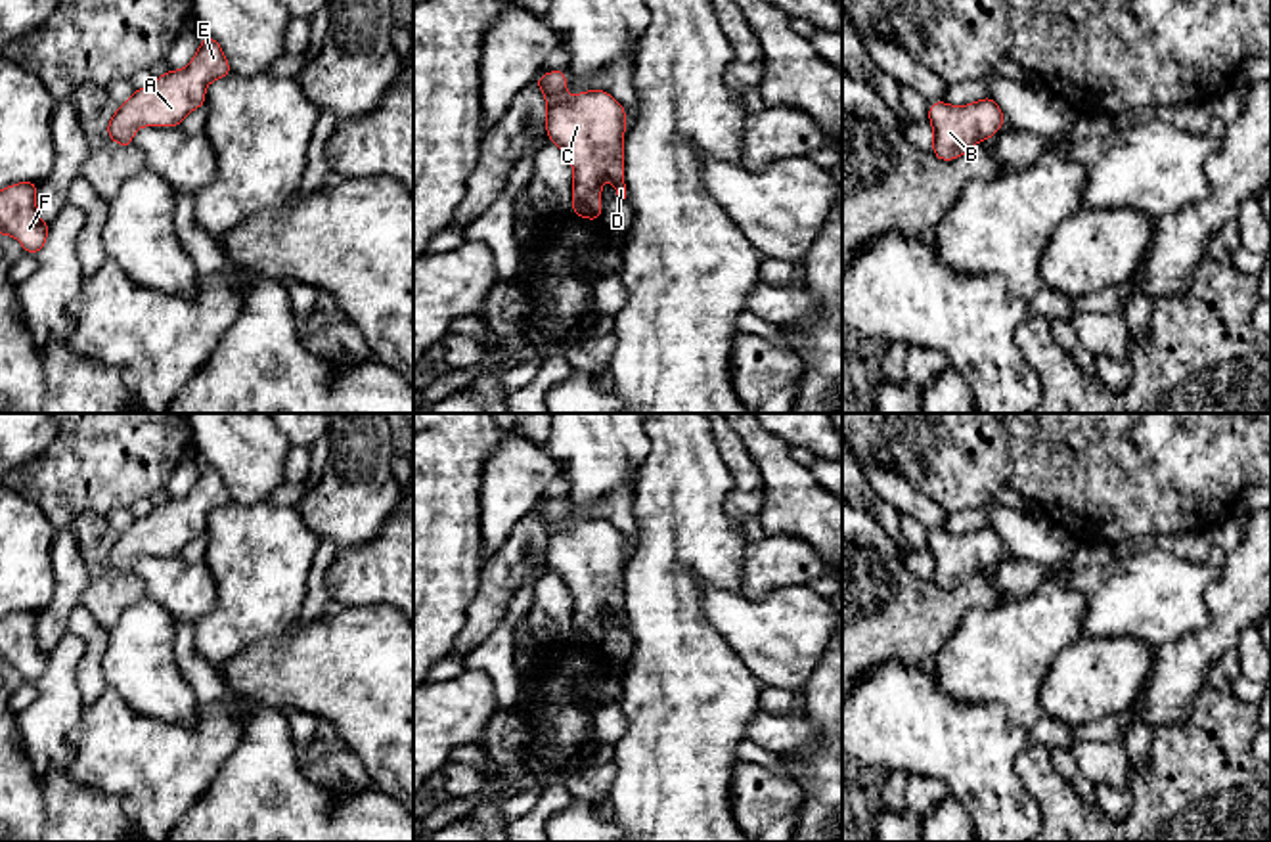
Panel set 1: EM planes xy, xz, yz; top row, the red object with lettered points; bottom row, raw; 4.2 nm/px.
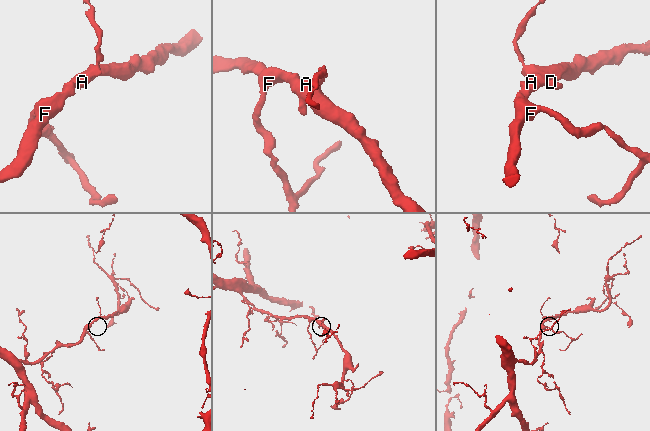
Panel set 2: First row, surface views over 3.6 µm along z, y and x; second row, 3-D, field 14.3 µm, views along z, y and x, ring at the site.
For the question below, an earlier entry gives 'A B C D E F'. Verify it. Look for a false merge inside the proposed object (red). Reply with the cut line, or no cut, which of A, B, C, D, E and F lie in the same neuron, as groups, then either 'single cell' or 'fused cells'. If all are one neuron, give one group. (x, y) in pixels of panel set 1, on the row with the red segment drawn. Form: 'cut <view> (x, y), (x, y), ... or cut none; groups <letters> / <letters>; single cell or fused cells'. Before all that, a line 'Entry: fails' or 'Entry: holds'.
Entry: holds
cut none; groups A B C D E F; single cell

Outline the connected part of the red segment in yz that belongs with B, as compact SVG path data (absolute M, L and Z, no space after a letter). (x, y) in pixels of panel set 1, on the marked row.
M992 96L963 107L936 101L928 105L928 119L934 130L932 153L940 161L963 157L1005 124L1003 111Z

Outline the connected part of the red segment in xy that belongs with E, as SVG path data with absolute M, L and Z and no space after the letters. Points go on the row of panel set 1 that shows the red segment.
M205 34L186 69L170 69L149 86L134 90L132 98L109 121L107 136L132 147L132 136L140 126L178 126L188 113L207 103L207 84L230 73L220 44Z

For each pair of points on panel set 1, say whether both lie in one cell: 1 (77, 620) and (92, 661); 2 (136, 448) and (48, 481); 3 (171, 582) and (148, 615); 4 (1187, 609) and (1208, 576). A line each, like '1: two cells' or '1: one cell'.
1: one cell
2: one cell
3: two cells
4: one cell

